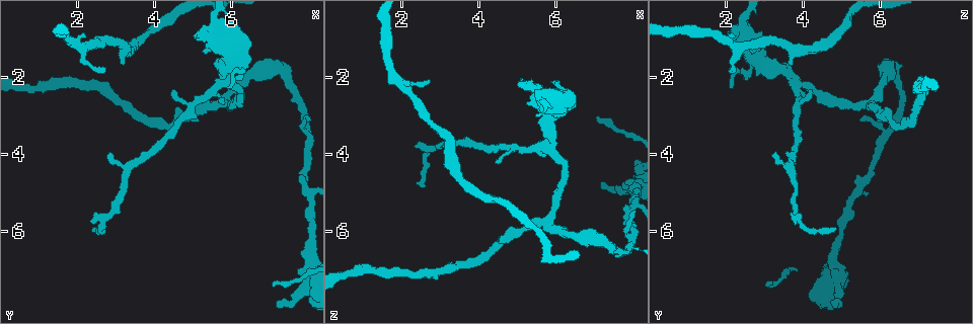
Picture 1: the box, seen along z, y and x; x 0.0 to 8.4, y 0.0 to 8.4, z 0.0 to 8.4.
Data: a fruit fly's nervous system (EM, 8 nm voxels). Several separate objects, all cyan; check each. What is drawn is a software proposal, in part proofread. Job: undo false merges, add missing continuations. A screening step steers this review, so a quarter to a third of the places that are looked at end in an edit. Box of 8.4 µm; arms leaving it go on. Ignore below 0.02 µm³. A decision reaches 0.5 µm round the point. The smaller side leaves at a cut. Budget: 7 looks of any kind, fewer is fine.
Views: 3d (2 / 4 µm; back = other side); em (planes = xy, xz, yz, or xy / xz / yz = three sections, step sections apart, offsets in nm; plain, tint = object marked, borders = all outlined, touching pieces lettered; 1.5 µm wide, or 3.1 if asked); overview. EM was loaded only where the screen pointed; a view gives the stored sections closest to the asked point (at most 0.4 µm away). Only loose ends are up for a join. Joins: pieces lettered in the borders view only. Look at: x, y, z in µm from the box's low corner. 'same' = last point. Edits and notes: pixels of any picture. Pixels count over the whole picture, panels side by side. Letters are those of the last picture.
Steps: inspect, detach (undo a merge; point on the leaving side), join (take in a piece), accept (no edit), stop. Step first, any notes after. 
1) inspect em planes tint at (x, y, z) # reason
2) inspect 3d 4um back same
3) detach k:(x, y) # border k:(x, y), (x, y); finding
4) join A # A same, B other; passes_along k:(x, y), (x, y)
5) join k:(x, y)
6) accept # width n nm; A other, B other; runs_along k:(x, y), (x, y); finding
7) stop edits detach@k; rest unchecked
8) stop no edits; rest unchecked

inspect em xy step 8 borders at (7.95, 3.10, 5.45) # an open end

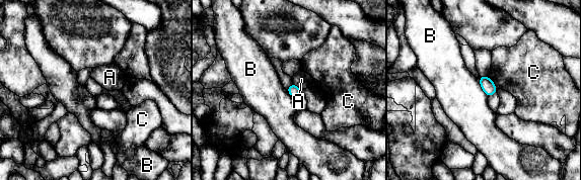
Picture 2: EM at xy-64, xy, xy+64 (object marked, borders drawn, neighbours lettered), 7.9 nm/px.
inspect em planes borders same

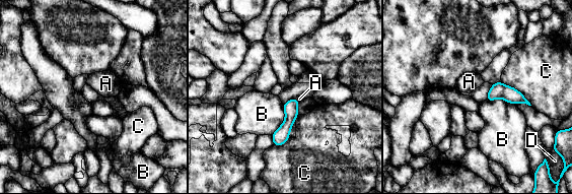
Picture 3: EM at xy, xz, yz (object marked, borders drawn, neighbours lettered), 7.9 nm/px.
accept # width 110 nm; A other, B other, C other, D other; runs_along 3:(295, 101), (277, 143); no lettered piece goes on from it

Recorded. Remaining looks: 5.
inspect em planes borders at (2.80, 4.00, 3.15) # branch stops here

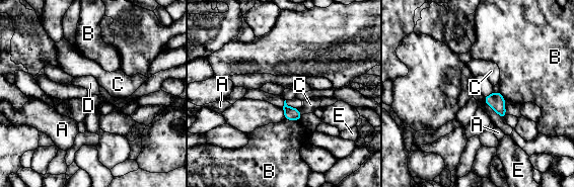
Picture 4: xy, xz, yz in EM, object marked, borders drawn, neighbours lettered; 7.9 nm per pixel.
accept # A other, B other, C other, D other, E other; none of them fits

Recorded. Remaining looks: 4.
inspect 3d 2um at (5.90, 2.55, 5.90) # sharp bend

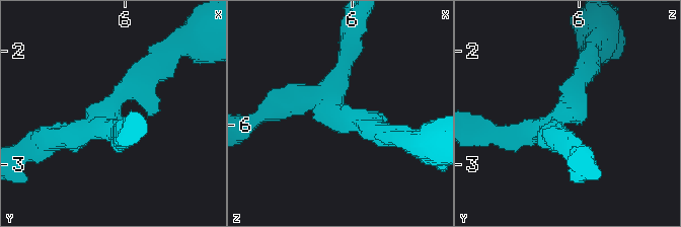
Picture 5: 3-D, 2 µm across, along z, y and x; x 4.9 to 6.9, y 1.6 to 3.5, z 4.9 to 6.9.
inspect em planes borders at (5.86, 2.50, 5.86) # shape alone is not enough

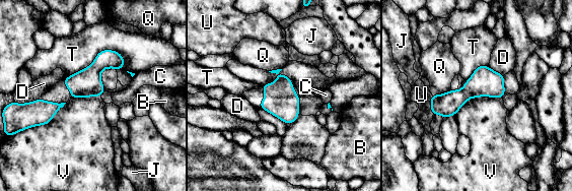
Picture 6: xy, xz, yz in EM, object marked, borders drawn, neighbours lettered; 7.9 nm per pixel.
accept # B other, C other, D other, J other, Q other, T other, U other, V other; arms 3; runs_along 6:(501, 77), (481, 82), (435, 112); one cell here

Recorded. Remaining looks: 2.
stop no edits; rest unchecked

